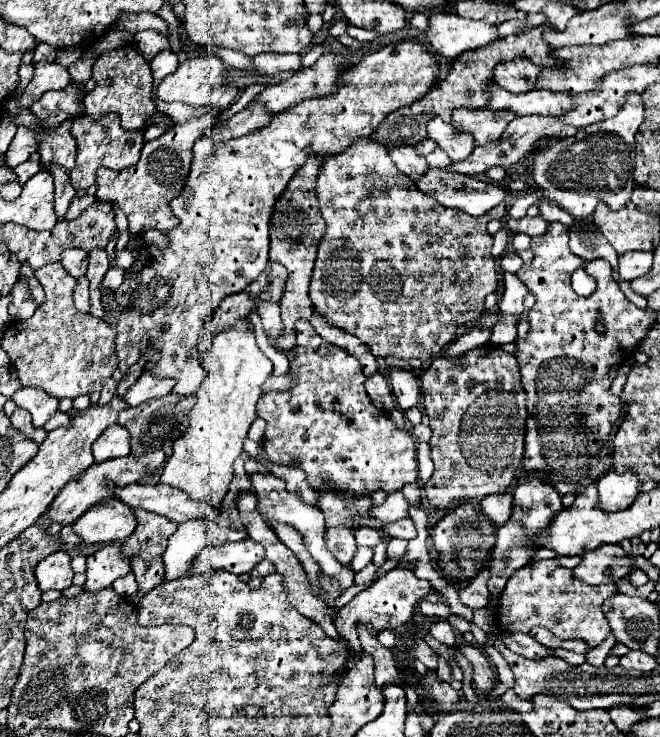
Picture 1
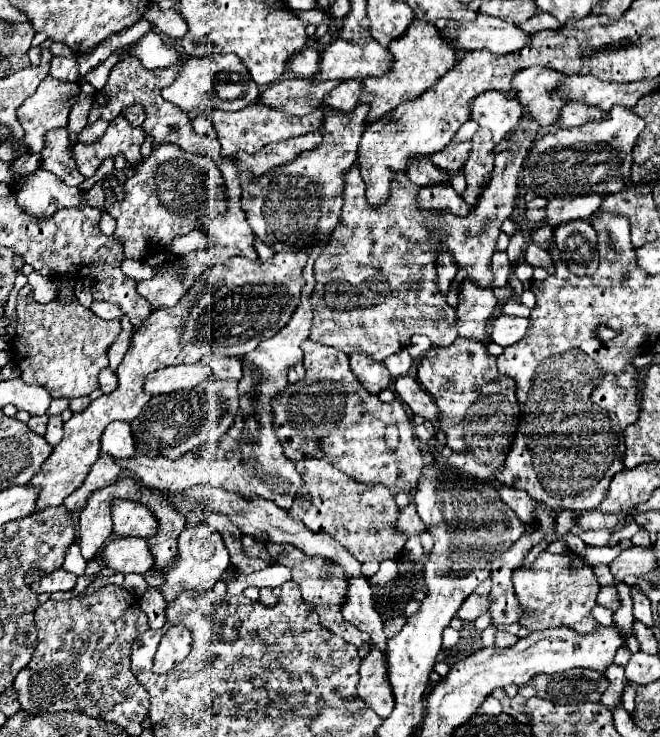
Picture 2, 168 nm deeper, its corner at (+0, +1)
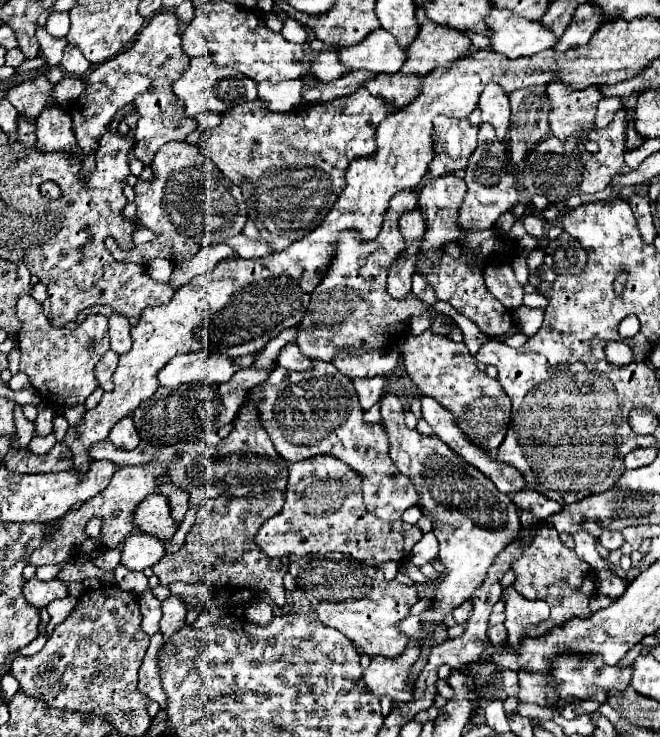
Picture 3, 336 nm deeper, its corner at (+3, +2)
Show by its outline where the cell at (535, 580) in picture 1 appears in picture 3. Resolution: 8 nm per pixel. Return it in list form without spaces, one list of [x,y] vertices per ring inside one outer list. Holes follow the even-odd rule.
[[[520,512],[520,520],[522,520],[524,530],[540,528],[540,532],[526,542],[522,556],[518,560],[514,560],[514,564],[512,564],[512,570],[516,572],[514,588],[524,598],[540,598],[540,600],[546,600],[550,604],[550,618],[528,628],[528,636],[544,636],[546,632],[554,630],[556,626],[560,626],[576,616],[588,616],[590,614],[588,602],[594,596],[596,586],[594,586],[594,578],[590,574],[590,568],[586,570],[580,564],[573,566],[575,560],[580,559],[574,550],[568,550],[566,546],[562,546],[558,532],[550,524],[538,526],[544,520],[532,516],[530,512]]]

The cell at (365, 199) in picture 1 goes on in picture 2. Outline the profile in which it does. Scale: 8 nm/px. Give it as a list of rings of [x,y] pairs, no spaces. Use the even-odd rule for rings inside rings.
[[[525,113],[511,133],[509,147],[495,157],[491,181],[481,193],[475,211],[467,217],[419,207],[419,187],[403,171],[395,173],[389,199],[383,205],[369,205],[359,163],[345,171],[341,219],[315,261],[313,327],[309,337],[323,345],[339,347],[347,355],[359,349],[375,361],[383,361],[403,349],[413,335],[427,335],[435,347],[451,345],[459,335],[457,309],[447,303],[447,297],[437,287],[437,255],[441,249],[449,251],[457,269],[463,269],[473,285],[491,287],[491,257],[497,235],[501,223],[513,213],[521,167],[539,129]]]

